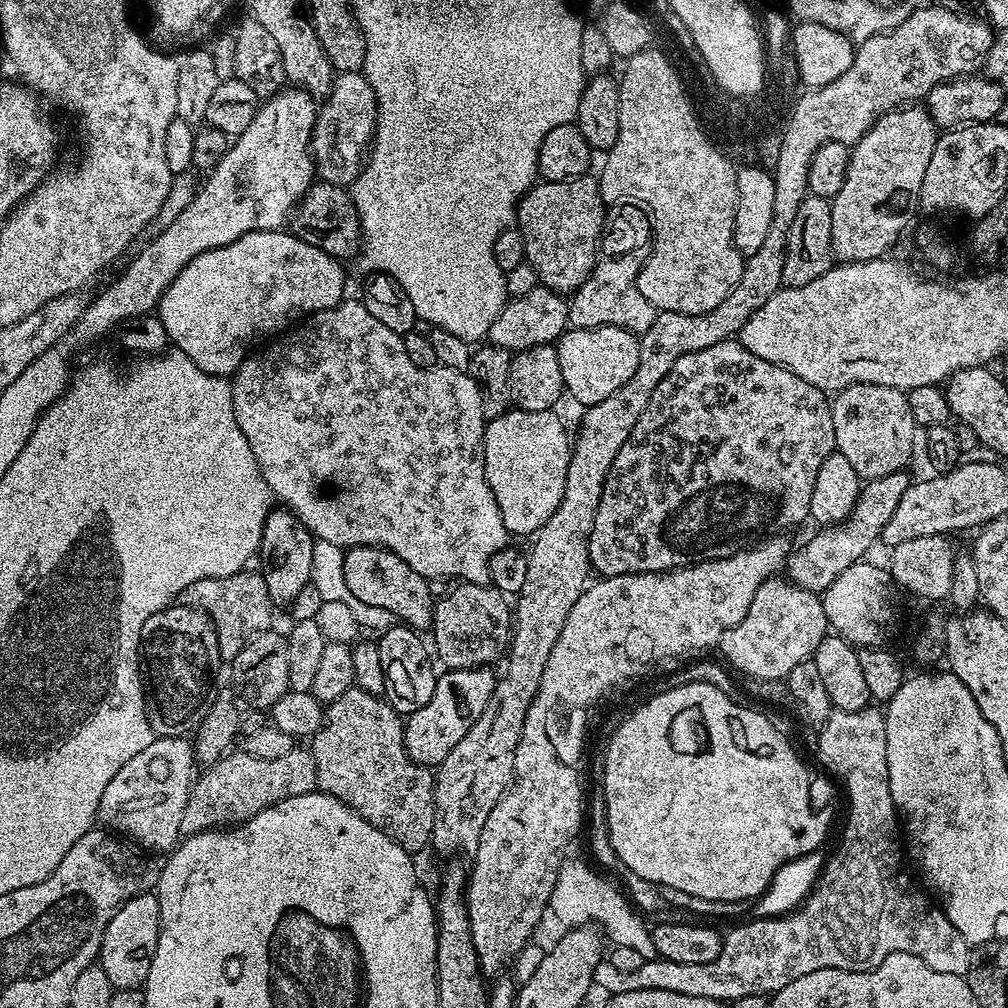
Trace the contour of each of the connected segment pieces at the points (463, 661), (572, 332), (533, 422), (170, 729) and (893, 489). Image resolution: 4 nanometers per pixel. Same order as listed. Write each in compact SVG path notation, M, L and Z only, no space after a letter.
M462 582L455 586L456 588L452 589L444 598L439 597L433 605L430 635L434 638L432 646L435 657L449 671L489 667L494 664L494 660L503 657L511 641L514 616L509 597L490 584Z
M618 326L597 328L569 327L554 345L558 354L558 367L562 370L565 393L580 403L580 406L606 402L610 394L622 390L626 382L638 370L640 341L637 333L627 332Z
M512 408L498 418L487 421L484 430L484 469L490 490L498 502L502 522L513 536L531 537L558 510L558 502L564 497L566 470L572 461L573 445L570 432L564 429L562 421L555 411L527 412L521 408Z
M173 603L158 614L150 614L150 618L146 618L140 635L140 654L142 672L146 677L148 721L152 723L153 733L157 737L184 736L191 733L208 713L209 703L214 696L212 679L215 678L216 671L222 667L218 634L212 620L202 609L193 608L191 604Z
M907 471L886 474L886 478L867 481L861 487L858 498L854 502L852 512L839 524L830 524L821 527L800 549L793 551L786 561L787 579L799 588L805 588L811 592L822 594L850 566L861 563L864 556L872 548L875 540L879 541L884 532L886 522L898 508L898 502L902 500L902 494L906 494L910 483Z

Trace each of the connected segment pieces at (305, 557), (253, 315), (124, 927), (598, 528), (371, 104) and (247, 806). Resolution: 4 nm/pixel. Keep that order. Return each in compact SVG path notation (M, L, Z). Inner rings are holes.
M276 506L269 511L262 526L260 539L259 571L263 573L266 588L273 605L291 606L304 587L312 582L314 566L314 537L307 526L283 506Z
M288 230L242 234L242 238L226 246L210 248L193 257L161 293L158 315L175 351L186 354L198 370L228 378L249 355L255 340L275 337L293 322L303 321L313 312L330 310L345 299L344 270L340 264L337 257L302 242L302 238L293 236Z
M152 892L138 894L120 905L106 926L106 934L102 934L98 957L100 968L106 970L106 978L110 978L113 989L140 988L144 985L150 974L150 962L158 946L159 933L160 907L158 898Z
M736 338L723 340L714 346L706 346L706 350L682 354L682 358L678 358L678 362L674 362L674 366L662 378L662 382L658 382L646 410L642 410L642 418L638 418L634 430L630 430L630 438L622 442L622 450L618 450L618 458L614 458L614 466L610 466L610 474L606 474L602 502L598 502L594 530L590 530L588 563L595 571L596 568L600 571L601 577L643 572L672 572L676 568L687 568L690 562L732 556L751 541L748 540L751 536L776 534L781 530L788 530L784 528L790 527L791 524L807 521L810 494L814 494L818 466L822 466L822 462L833 452L835 446L829 397L822 389L810 386L810 382L802 382L798 374L750 354Z
M363 71L341 72L333 79L332 88L316 113L310 141L314 172L321 181L328 182L336 176L354 178L360 172L375 131L376 105L376 95Z
M293 746L290 754L282 754L282 758L254 758L246 751L236 751L223 756L217 764L207 765L204 773L195 777L186 802L186 814L182 814L184 836L221 826L247 824L254 814L279 800L317 791L314 758L307 747Z

